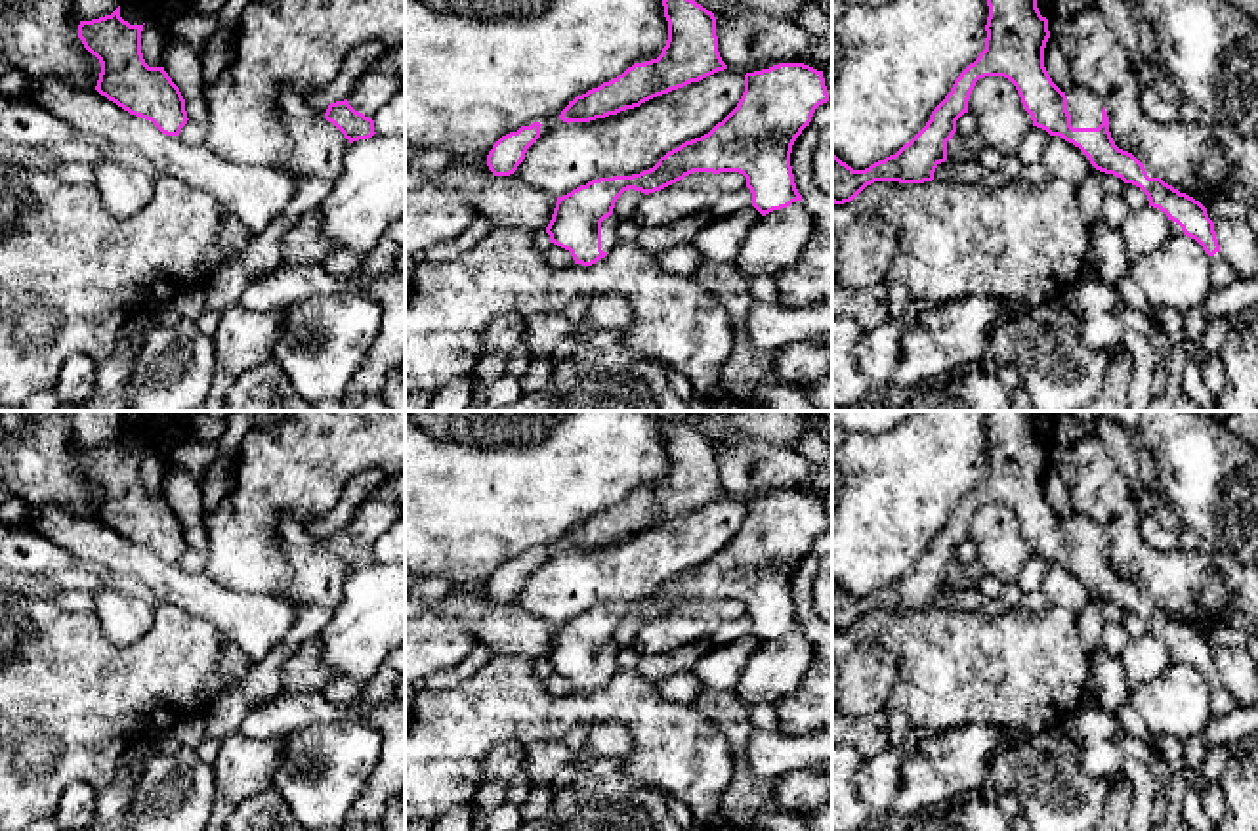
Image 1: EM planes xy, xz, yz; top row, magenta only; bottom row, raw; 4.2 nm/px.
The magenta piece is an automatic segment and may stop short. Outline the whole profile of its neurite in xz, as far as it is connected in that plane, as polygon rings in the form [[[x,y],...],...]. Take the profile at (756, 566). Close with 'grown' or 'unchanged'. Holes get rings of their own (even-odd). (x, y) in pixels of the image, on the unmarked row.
[[[779,491],[745,502],[745,520],[737,535],[708,562],[668,579],[659,590],[632,604],[592,607],[571,621],[557,625],[546,655],[550,671],[571,680],[575,692],[592,693],[605,686],[617,672],[619,644],[613,640],[617,627],[628,619],[645,623],[661,619],[693,600],[739,600],[746,606],[752,634],[762,642],[781,638],[802,623],[796,617],[790,581],[796,565],[809,554],[815,537],[829,529],[823,499],[804,491]]] | grown

